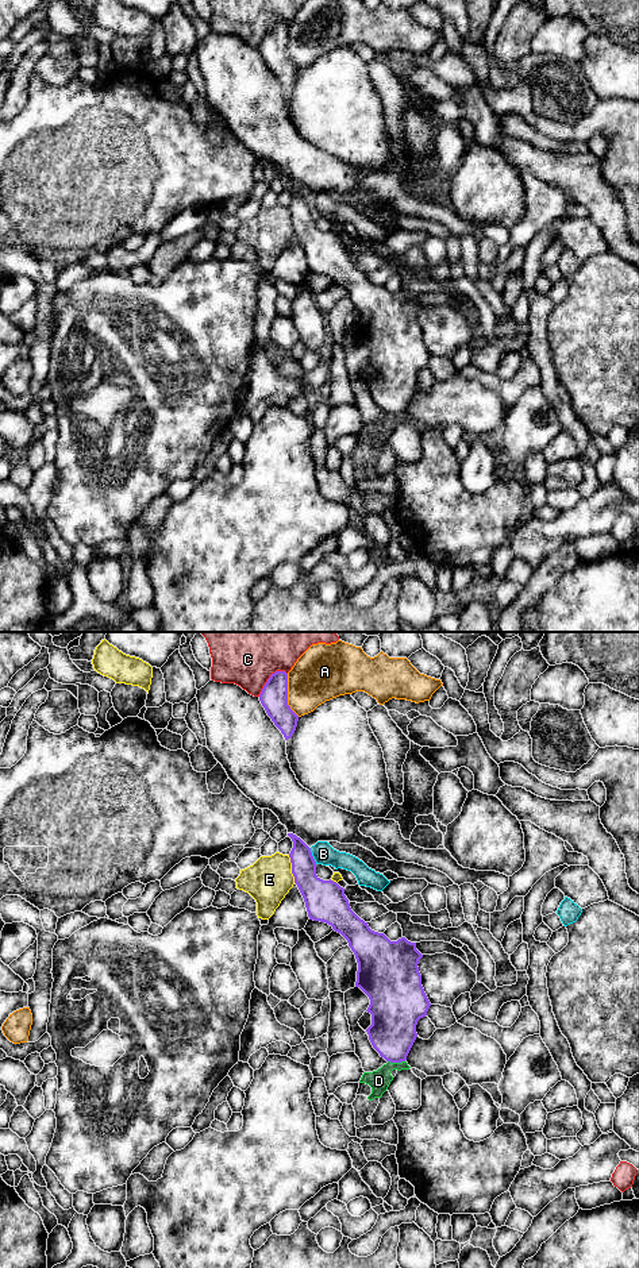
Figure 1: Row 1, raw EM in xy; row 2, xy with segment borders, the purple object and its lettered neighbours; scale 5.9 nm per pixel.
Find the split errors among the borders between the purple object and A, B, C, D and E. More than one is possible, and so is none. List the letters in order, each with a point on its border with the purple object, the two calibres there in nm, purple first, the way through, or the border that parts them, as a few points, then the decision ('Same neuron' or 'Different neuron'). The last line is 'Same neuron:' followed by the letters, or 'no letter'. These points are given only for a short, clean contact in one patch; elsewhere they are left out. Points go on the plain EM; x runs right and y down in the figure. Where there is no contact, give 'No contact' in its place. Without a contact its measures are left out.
A: Touches purple at xy (287, 47). Thickness 160 nm (purple) against 320 nm. Different neuron
B: Touches purple at xy (312, 208). Thickness 200 nm (purple) against 130 nm. Different neuron
C: Touches purple at xy (269, 30). Thickness 160 nm (purple) against 240 nm. Different neuron
D: Touches purple at xy (396, 413). Thickness 280 nm (purple) against 120 nm. Boundary: xy (388, 412), (404, 413). Different neuron
E: Touches purple at xy (292, 220). Thickness 220 nm (purple) against 280 nm. Different neuron
Same neuron: no letter

